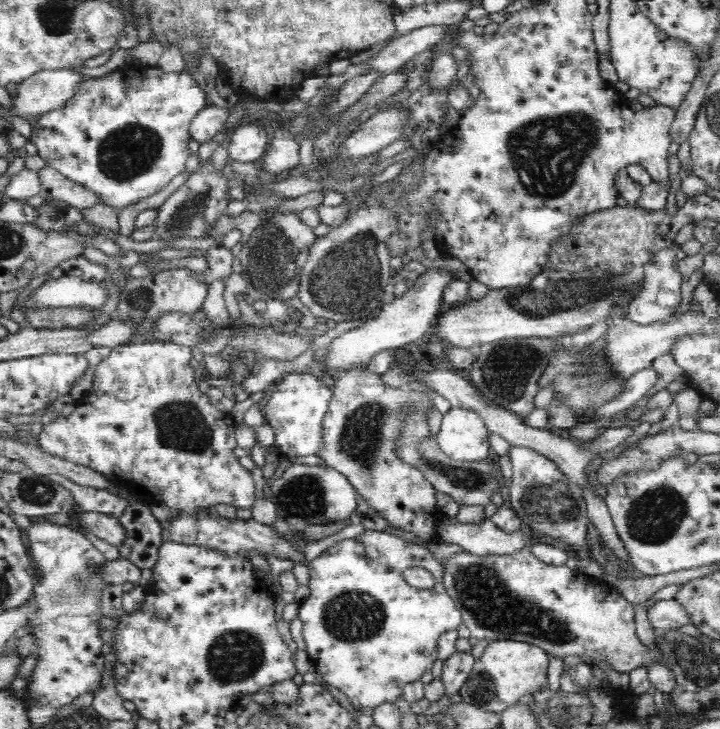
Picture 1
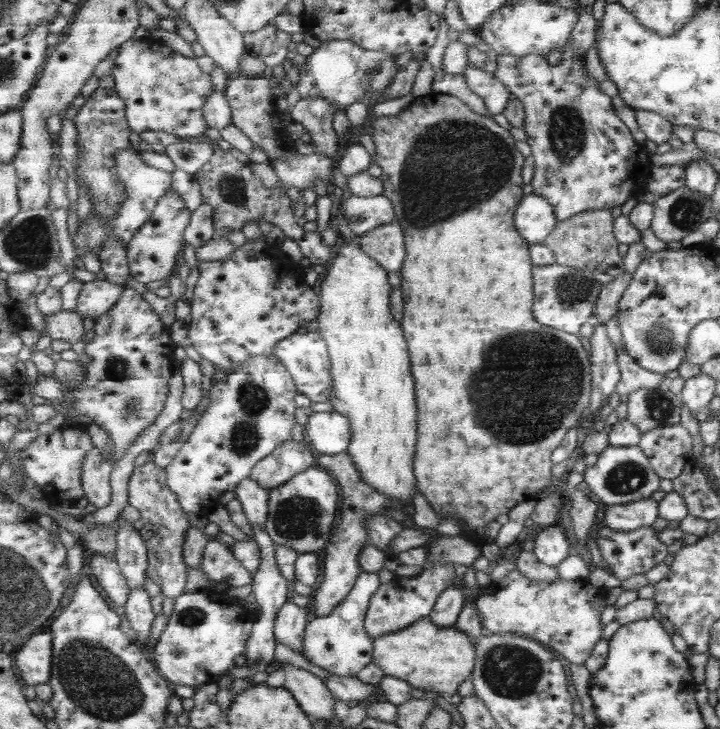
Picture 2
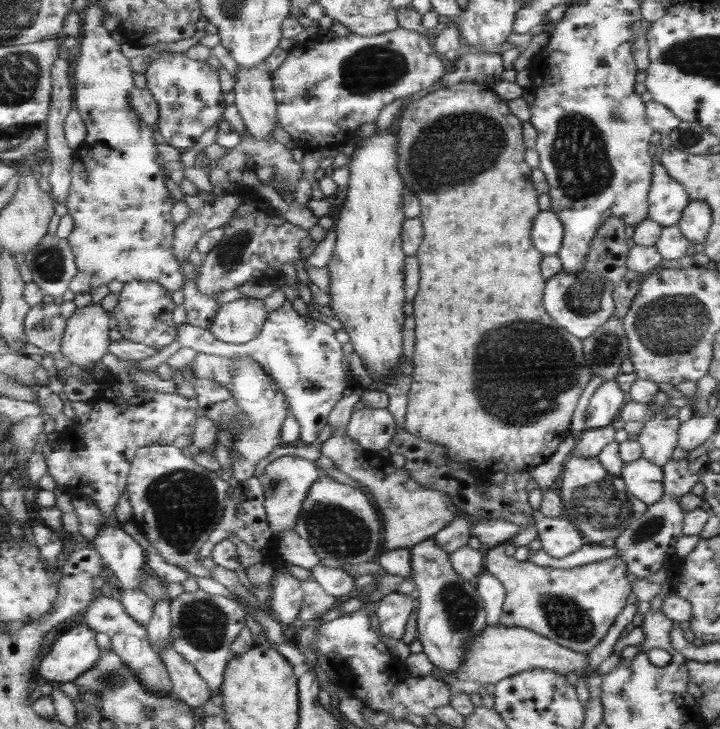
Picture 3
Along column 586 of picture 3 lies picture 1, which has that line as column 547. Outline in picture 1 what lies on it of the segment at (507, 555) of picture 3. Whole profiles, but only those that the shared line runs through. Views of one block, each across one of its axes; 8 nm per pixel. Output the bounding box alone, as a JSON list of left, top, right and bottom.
[443,548,661,674]

